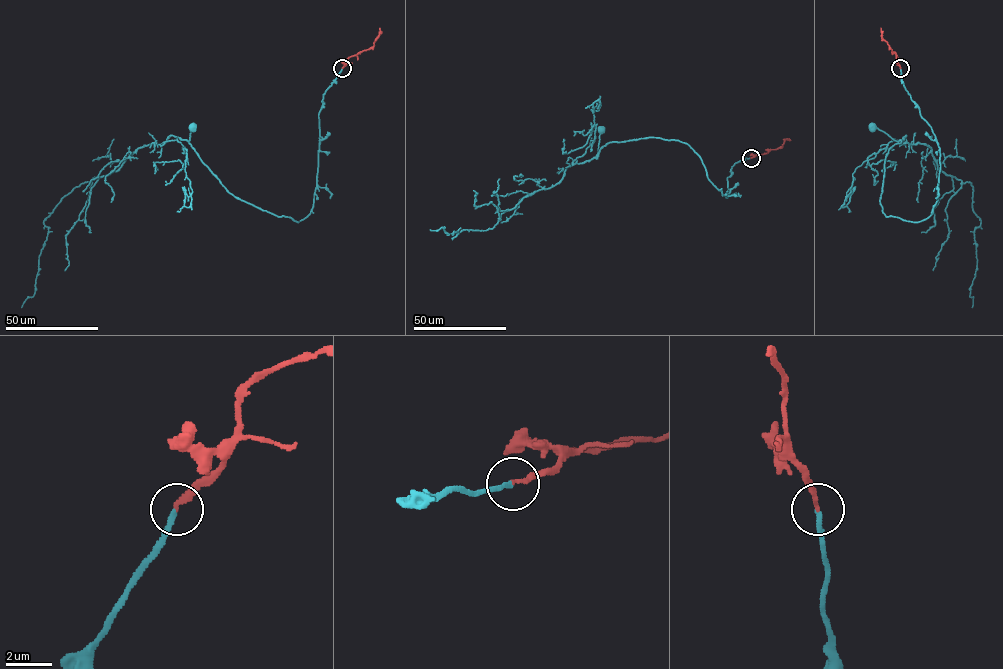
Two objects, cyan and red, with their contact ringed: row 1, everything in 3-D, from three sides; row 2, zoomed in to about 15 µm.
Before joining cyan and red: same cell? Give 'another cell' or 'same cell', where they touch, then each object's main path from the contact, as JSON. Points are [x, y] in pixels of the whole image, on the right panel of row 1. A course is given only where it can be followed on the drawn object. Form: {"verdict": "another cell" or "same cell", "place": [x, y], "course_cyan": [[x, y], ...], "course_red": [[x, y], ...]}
{"verdict": "same cell", "place": [900, 68], "course_cyan": [[900, 68], [939, 149], [938, 200], [928, 217], [911, 222], [883, 213], [885, 157], [901, 141], [872, 129]], "course_red": [[900, 68], [896, 55], [882, 38], [880, 28]]}

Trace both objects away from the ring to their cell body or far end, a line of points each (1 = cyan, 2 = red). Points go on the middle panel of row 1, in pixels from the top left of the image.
1: (750, 158), (732, 166), (726, 197), (687, 144), (658, 137), (611, 142), (596, 158), (601, 129)
2: (750, 158), (781, 147), (788, 138)

